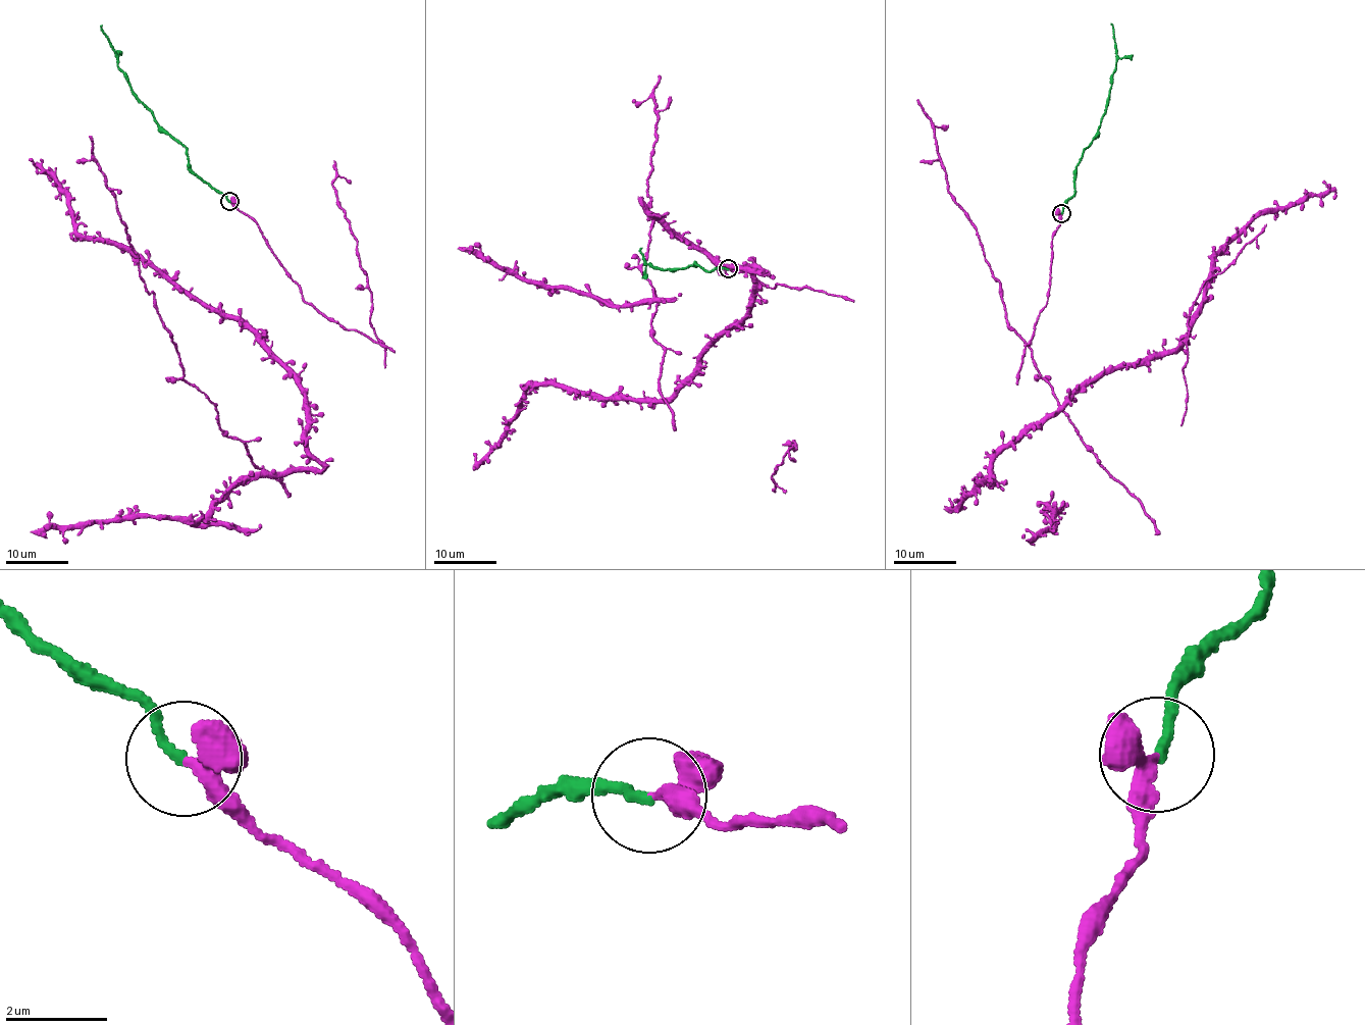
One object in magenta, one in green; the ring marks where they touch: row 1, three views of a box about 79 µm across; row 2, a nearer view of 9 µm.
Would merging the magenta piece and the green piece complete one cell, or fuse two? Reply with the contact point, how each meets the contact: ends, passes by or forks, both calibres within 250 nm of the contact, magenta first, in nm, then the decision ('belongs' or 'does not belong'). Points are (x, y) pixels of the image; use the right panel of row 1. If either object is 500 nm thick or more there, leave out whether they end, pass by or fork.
place (1061, 213); magenta passes by; green ends; calibres 240 and 200 nm; belongs

